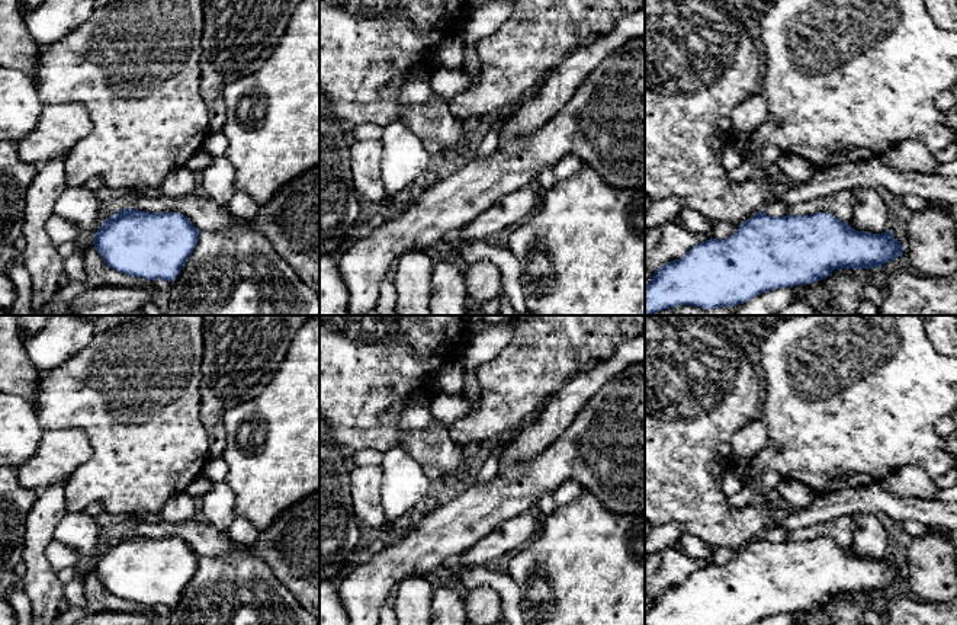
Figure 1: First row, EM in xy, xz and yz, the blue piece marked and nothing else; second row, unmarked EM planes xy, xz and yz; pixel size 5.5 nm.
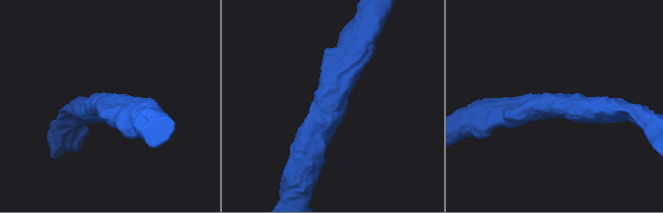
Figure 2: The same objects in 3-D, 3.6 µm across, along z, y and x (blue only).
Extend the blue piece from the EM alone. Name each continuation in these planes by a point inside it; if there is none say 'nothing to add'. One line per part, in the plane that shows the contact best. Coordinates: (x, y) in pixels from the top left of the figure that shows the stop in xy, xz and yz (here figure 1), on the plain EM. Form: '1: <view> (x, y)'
nothing to add

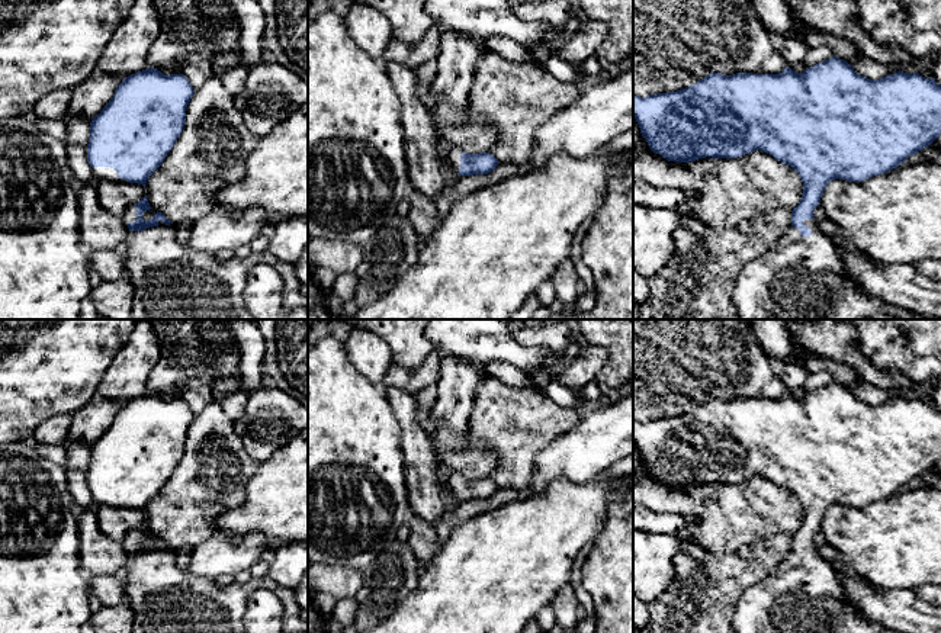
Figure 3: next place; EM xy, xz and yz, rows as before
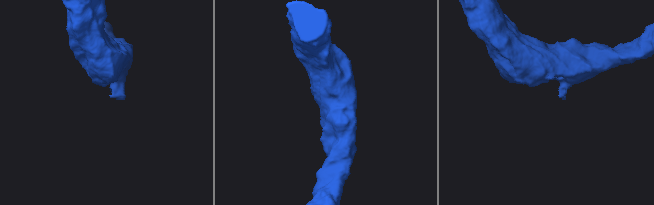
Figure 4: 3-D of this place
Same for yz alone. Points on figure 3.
1: yz (797, 597)

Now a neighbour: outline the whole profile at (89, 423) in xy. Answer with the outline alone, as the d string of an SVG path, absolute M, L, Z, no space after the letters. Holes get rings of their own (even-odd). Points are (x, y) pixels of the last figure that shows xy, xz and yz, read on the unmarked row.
M94 396L87 405L73 414L73 425L67 441L81 441L91 447L91 444L109 428L116 412L123 405L125 402L122 401Z

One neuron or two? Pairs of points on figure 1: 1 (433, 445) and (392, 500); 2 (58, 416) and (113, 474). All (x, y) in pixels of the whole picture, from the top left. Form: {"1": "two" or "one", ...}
{"1": "two", "2": "one"}

